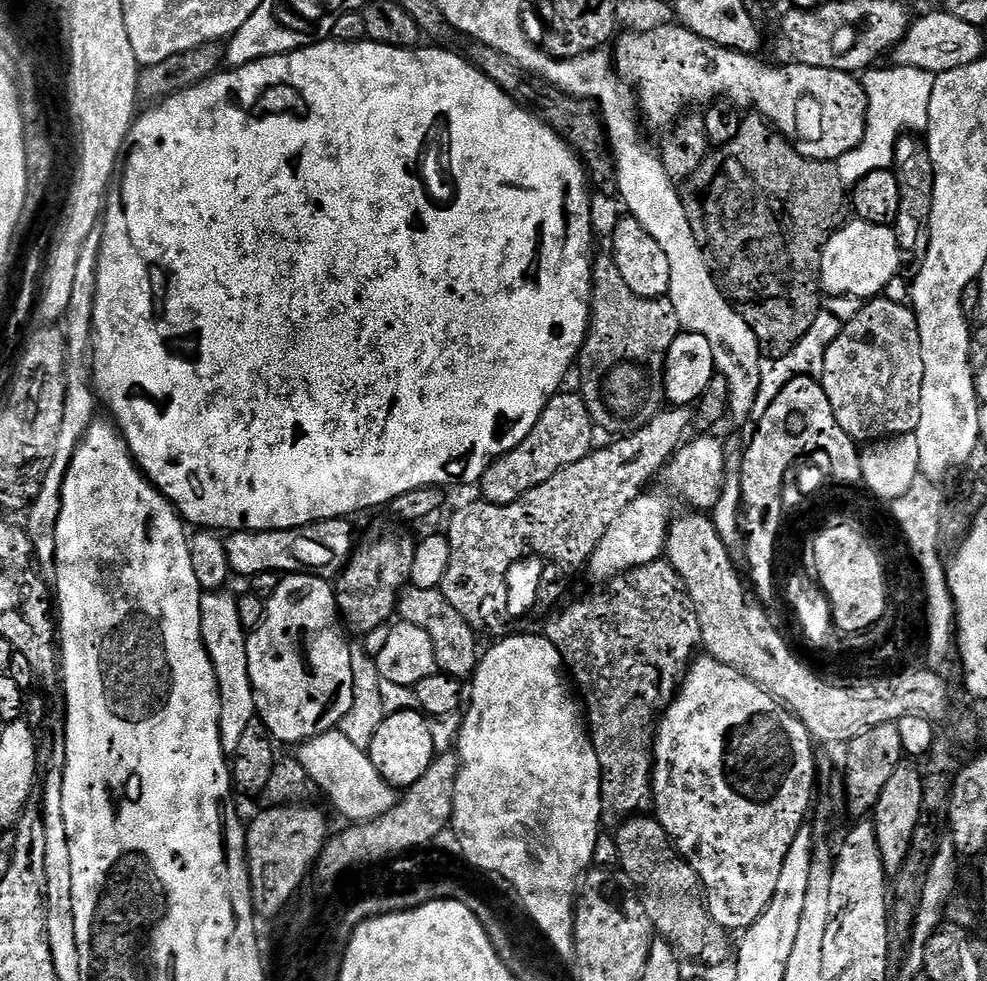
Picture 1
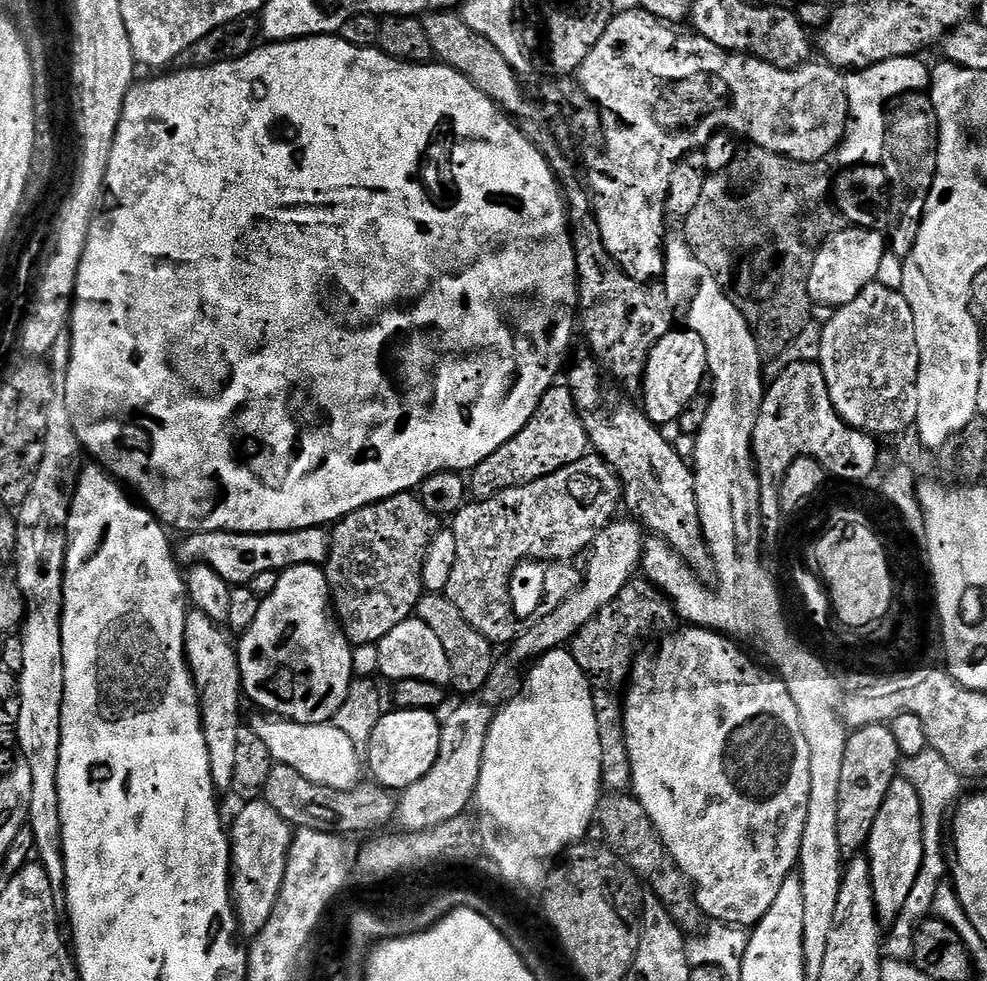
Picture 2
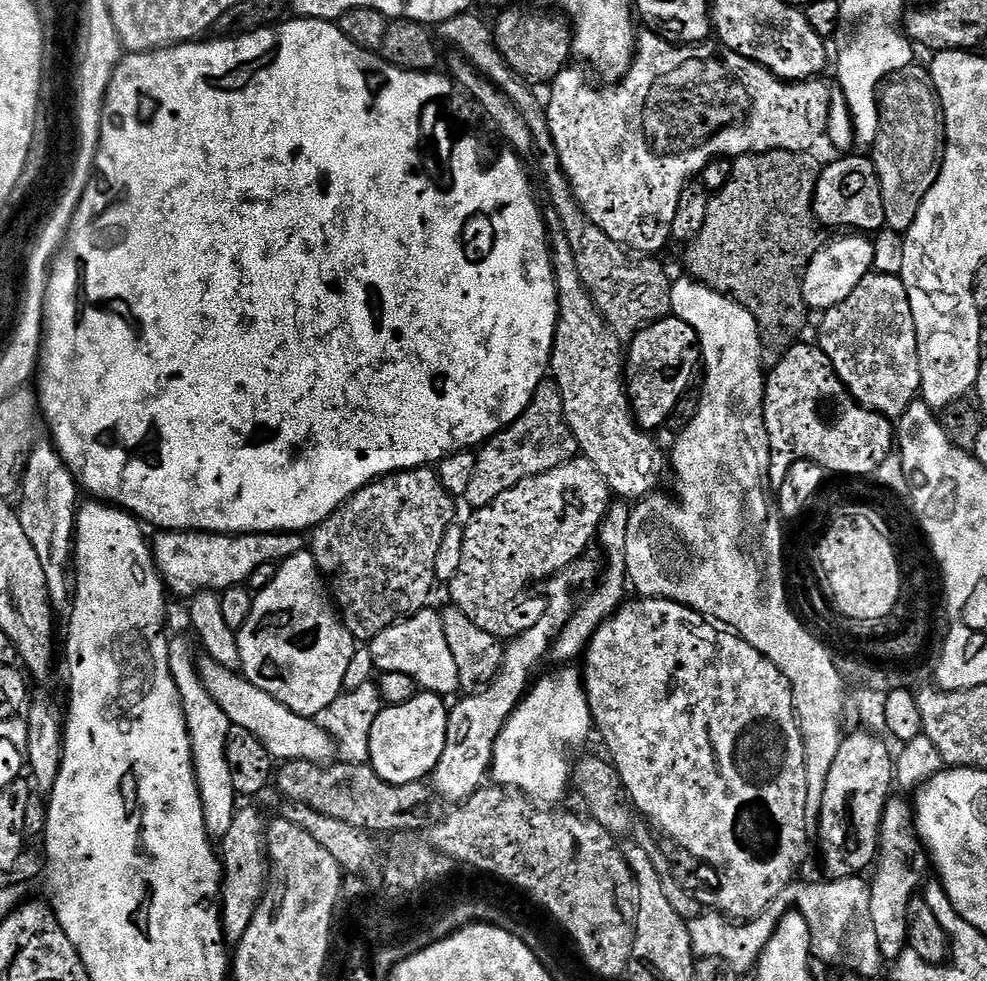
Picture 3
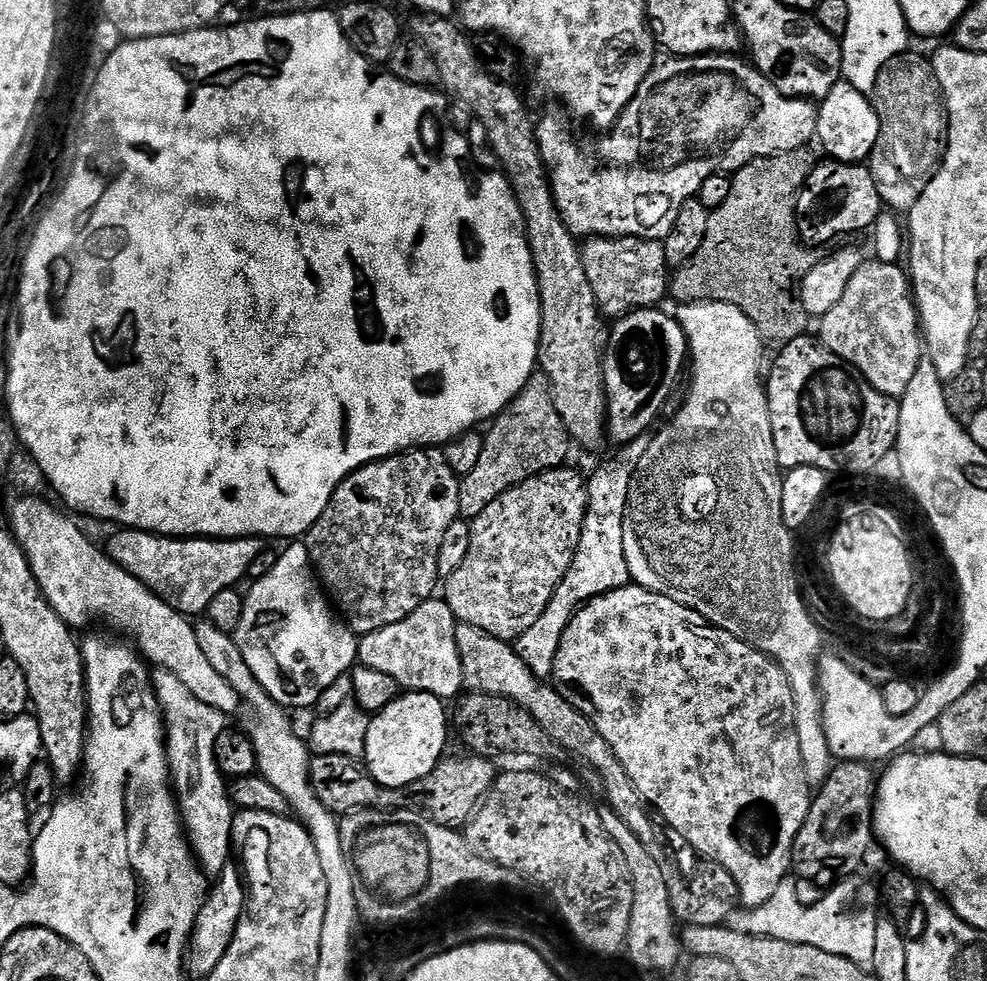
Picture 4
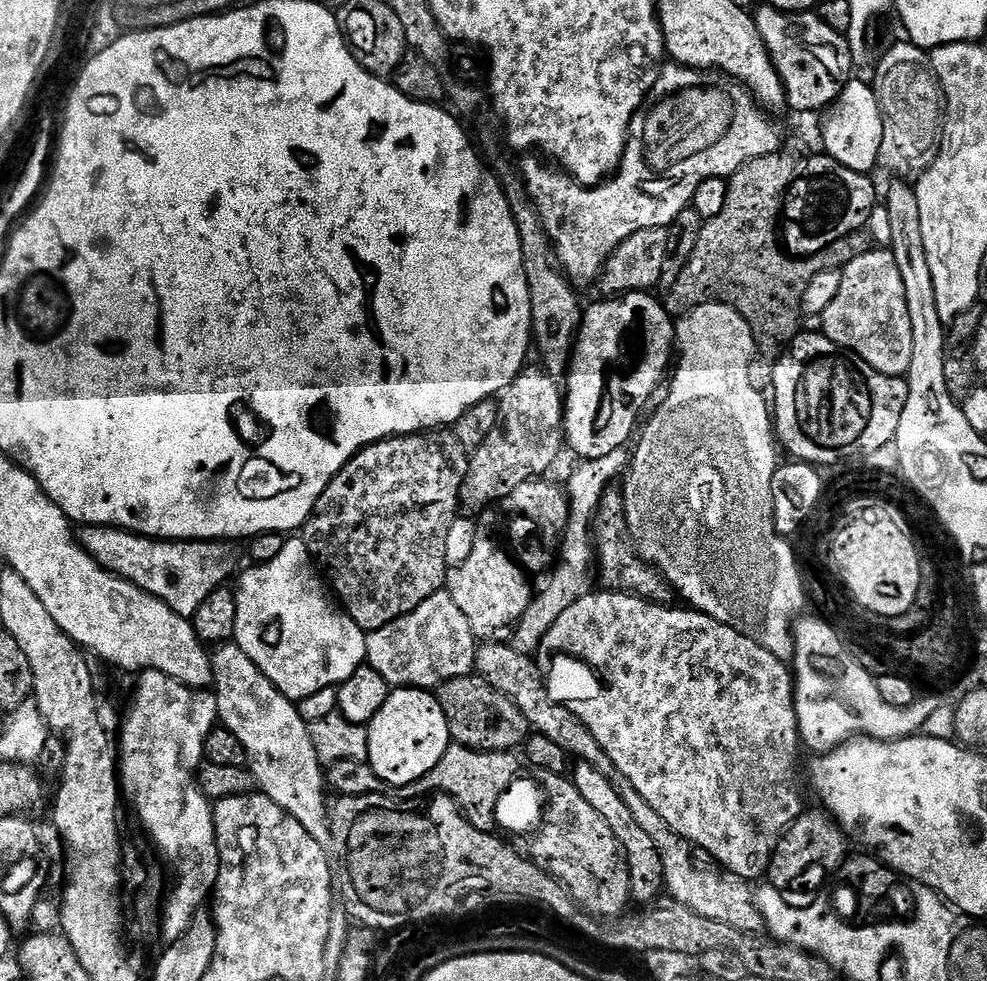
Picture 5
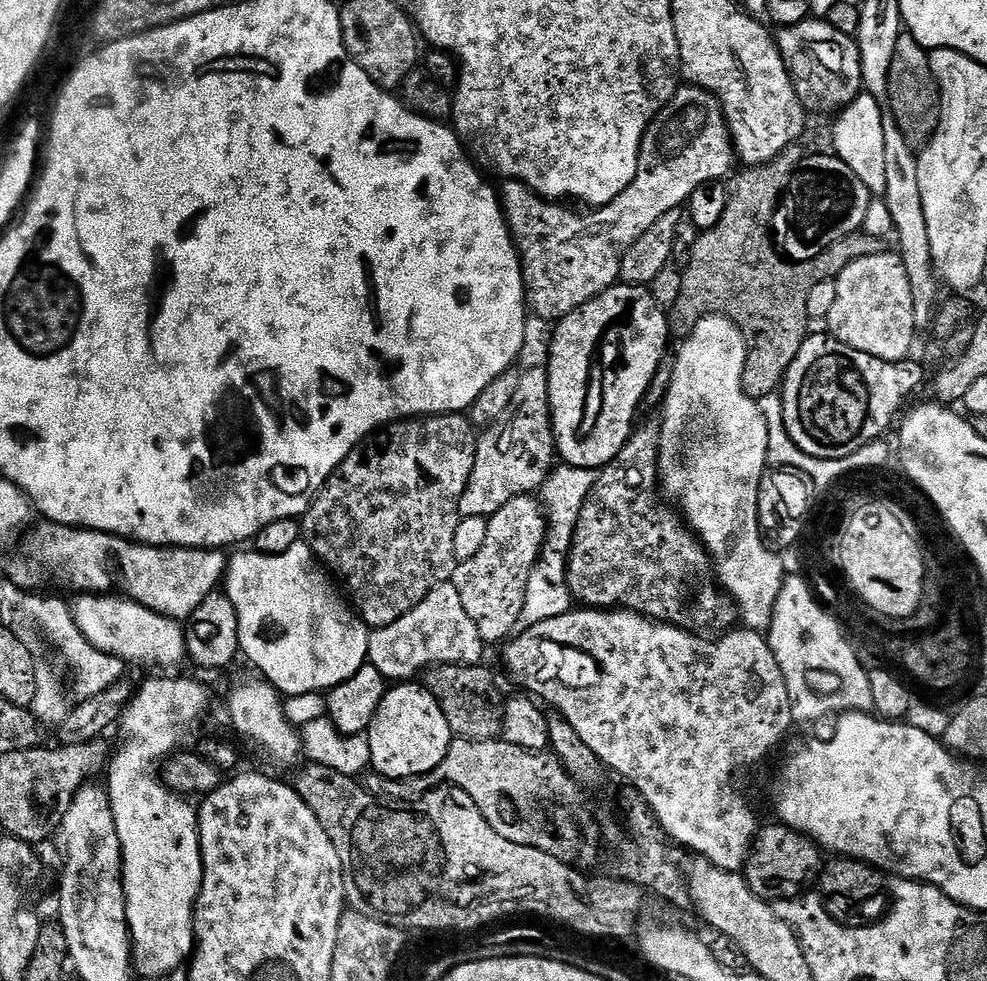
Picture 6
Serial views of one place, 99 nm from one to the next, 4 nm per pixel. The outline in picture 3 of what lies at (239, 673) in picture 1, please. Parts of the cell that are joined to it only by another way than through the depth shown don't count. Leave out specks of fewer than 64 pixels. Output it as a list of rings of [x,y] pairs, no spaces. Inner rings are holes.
[[[173,639],[169,643],[168,649],[170,650],[170,674],[174,676],[174,682],[180,695],[180,704],[186,714],[186,726],[192,739],[192,765],[196,768],[196,785],[200,791],[206,830],[213,841],[220,842],[223,841],[226,830],[230,830],[230,822],[234,822],[238,811],[238,797],[234,790],[234,781],[230,779],[230,766],[226,763],[226,738],[232,724],[226,718],[222,706],[218,706],[218,702],[214,702],[214,698],[210,698],[210,694],[206,690],[200,677],[198,660],[192,657],[191,642]]]

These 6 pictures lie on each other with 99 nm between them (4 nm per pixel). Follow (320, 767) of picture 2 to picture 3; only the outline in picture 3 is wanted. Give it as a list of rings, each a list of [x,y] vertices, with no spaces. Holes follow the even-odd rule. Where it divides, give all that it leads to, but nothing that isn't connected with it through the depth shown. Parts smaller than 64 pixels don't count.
[[[205,659],[199,669],[210,698],[222,706],[230,723],[242,726],[242,730],[250,730],[250,734],[254,734],[277,761],[309,760],[324,766],[337,759],[336,741],[315,719],[294,714],[294,710],[282,706],[282,702],[270,698],[266,690],[258,690],[258,686],[251,684],[239,671],[222,666],[217,660]]]

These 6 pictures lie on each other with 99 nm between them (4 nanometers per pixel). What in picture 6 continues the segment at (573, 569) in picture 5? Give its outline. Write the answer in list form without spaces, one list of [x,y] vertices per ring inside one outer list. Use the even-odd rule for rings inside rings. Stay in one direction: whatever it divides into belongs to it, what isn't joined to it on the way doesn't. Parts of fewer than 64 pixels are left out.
[[[556,466],[544,479],[544,487],[539,489],[538,496],[546,517],[544,545],[540,548],[540,556],[534,562],[526,582],[526,594],[519,622],[521,629],[534,626],[538,622],[546,622],[546,618],[558,618],[573,611],[572,592],[568,589],[568,555],[572,549],[574,530],[582,514],[584,499],[595,486],[596,477],[597,473],[591,468]]]

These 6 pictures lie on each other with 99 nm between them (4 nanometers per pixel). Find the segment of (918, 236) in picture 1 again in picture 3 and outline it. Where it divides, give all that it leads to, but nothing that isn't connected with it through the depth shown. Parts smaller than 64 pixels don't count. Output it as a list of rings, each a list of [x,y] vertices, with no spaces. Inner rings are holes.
[[[913,63],[897,72],[891,72],[878,92],[880,102],[880,129],[870,158],[876,163],[876,173],[882,186],[882,206],[886,206],[885,225],[898,233],[905,233],[918,218],[922,198],[938,182],[944,161],[944,112],[927,67]]]

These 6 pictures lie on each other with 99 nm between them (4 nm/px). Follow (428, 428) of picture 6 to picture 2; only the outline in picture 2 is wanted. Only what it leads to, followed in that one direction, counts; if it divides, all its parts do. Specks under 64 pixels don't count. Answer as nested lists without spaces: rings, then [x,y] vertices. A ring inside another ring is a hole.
[[[400,492],[385,500],[374,502],[370,506],[362,506],[348,516],[336,521],[330,532],[332,549],[323,565],[328,579],[328,591],[334,605],[334,615],[340,622],[340,628],[348,643],[377,644],[394,626],[413,619],[416,603],[425,595],[422,582],[422,566],[426,562],[426,554],[430,550],[430,542],[438,531],[438,518],[422,506],[419,495],[412,492]]]

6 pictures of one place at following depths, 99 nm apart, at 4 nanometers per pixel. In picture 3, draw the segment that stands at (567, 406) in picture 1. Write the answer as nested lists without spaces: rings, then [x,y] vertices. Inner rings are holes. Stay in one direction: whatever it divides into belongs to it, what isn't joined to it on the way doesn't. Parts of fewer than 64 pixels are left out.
[[[546,378],[538,386],[538,390],[534,390],[534,398],[523,414],[497,436],[491,436],[476,452],[474,475],[462,497],[463,503],[468,503],[472,510],[485,508],[490,502],[506,494],[506,490],[518,486],[518,482],[529,480],[538,474],[546,474],[577,459],[577,456],[576,439],[562,410],[562,394],[556,381]]]

